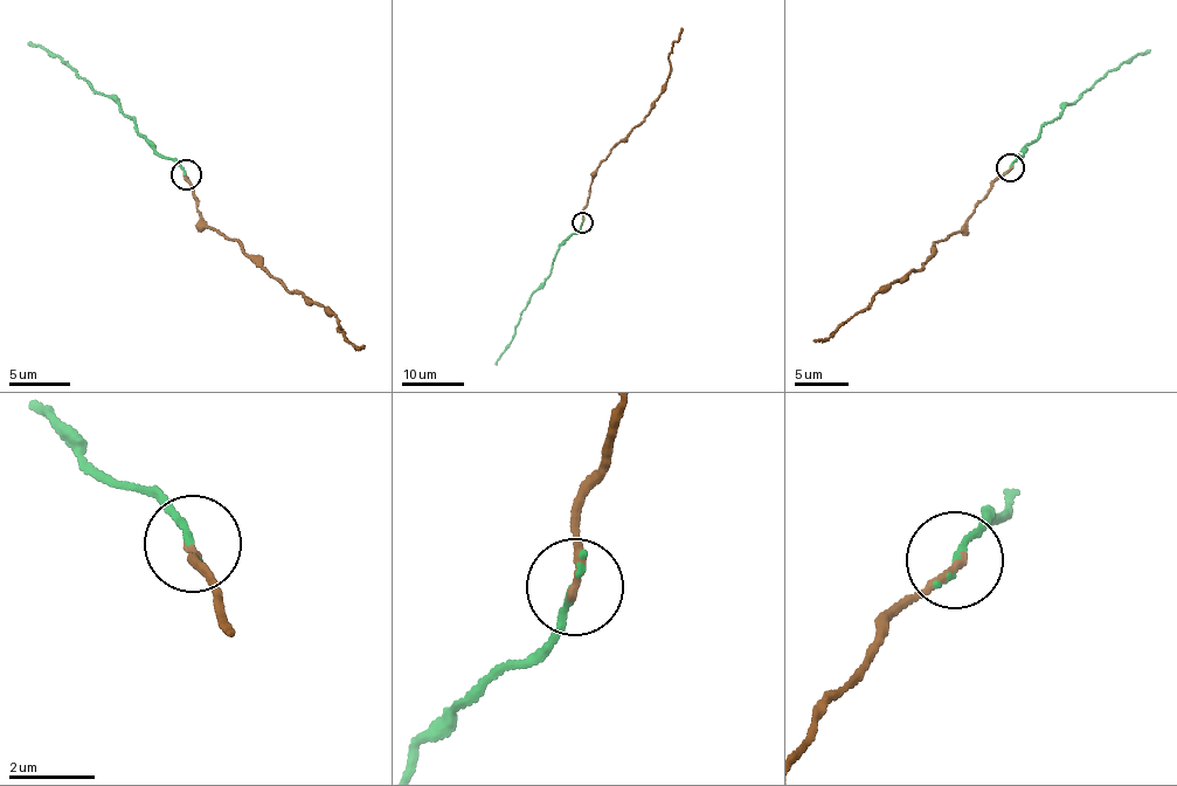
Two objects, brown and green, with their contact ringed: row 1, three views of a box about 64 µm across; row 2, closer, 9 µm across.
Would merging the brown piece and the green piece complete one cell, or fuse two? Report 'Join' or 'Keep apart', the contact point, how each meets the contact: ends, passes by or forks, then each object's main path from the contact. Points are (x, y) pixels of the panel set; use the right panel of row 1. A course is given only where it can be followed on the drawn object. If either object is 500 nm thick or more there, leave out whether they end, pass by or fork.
Join. Place: (1010, 167). At the ring brown ends. At the ring green ends. Course of brown: (1011, 167), (992, 183), (961, 231), (933, 245), (927, 264), (873, 296), (873, 303), (831, 336), (814, 340). Course of green: (1011, 167), (1039, 129), (1059, 116), (1061, 105), (1077, 102), (1122, 61), (1150, 52)

